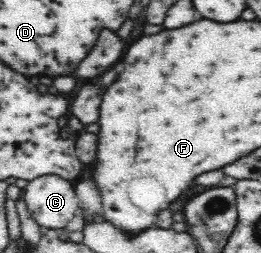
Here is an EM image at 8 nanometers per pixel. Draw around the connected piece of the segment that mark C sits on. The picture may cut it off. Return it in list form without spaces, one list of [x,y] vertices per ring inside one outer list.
[[[56,175],[39,176],[28,181],[21,198],[32,218],[49,229],[63,229],[80,208],[74,183]]]

